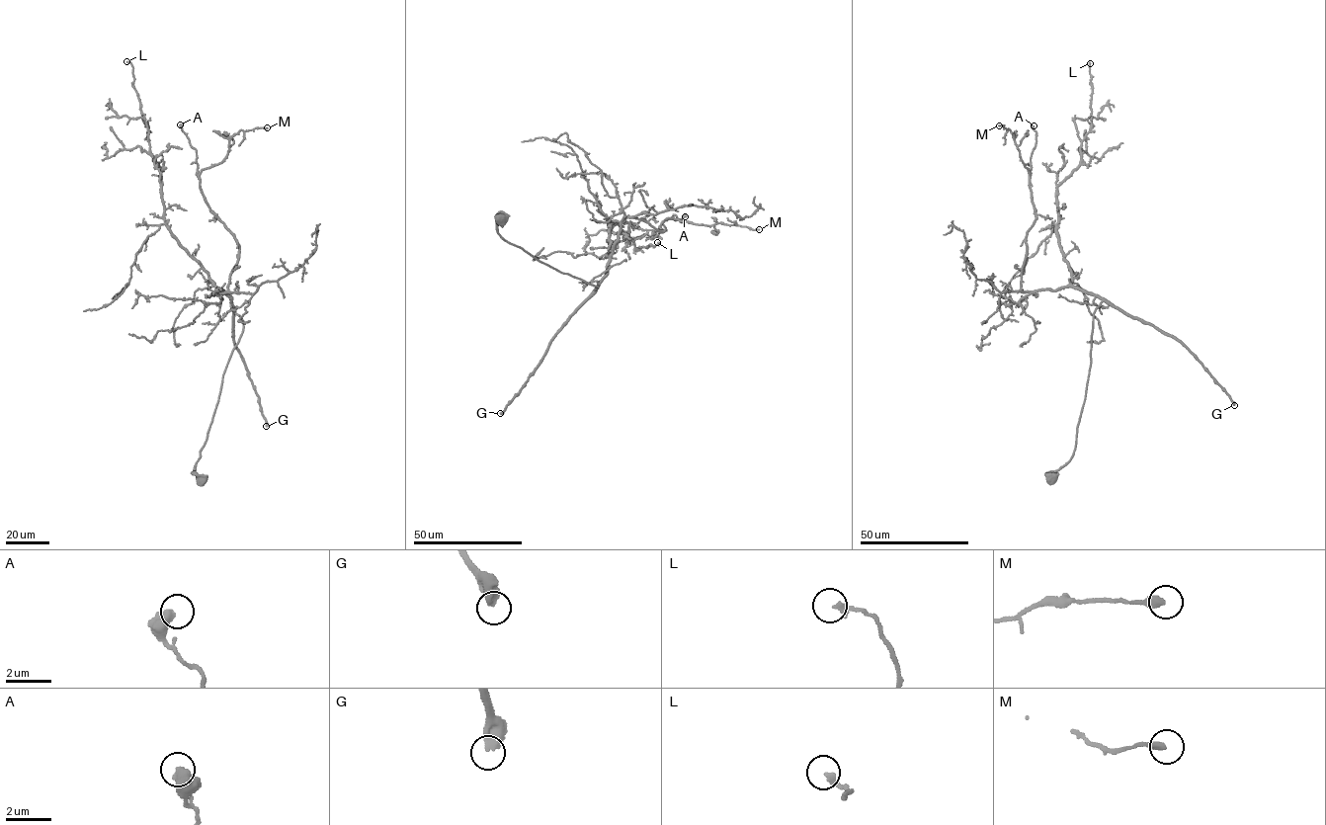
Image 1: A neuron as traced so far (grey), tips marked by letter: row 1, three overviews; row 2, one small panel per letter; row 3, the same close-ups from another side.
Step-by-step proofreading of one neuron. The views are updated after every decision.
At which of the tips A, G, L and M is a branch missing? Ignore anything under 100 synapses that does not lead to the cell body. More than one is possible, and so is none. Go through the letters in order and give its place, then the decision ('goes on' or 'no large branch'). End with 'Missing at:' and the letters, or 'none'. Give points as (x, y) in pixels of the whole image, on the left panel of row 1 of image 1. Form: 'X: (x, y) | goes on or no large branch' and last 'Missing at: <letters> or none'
A: (180, 124) | no large branch
G: (266, 426) | goes on
L: (126, 61) | no large branch
M: (267, 127) | no large branch
Missing at: G

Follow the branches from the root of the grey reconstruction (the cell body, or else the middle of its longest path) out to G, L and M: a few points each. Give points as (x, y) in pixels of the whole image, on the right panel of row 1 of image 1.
G: (1052, 478), (1070, 459), (1075, 449), (1091, 365), (1093, 313), (1103, 301), (1175, 337), (1234, 405)
L: (1052, 478), (1075, 449), (1103, 300), (1071, 286), (1056, 226), (1057, 186), (1079, 166), (1092, 124), (1090, 63)
M: (1052, 478), (1075, 449), (1103, 300), (1070, 287), (1022, 291), (1035, 213), (1029, 169), (999, 125)

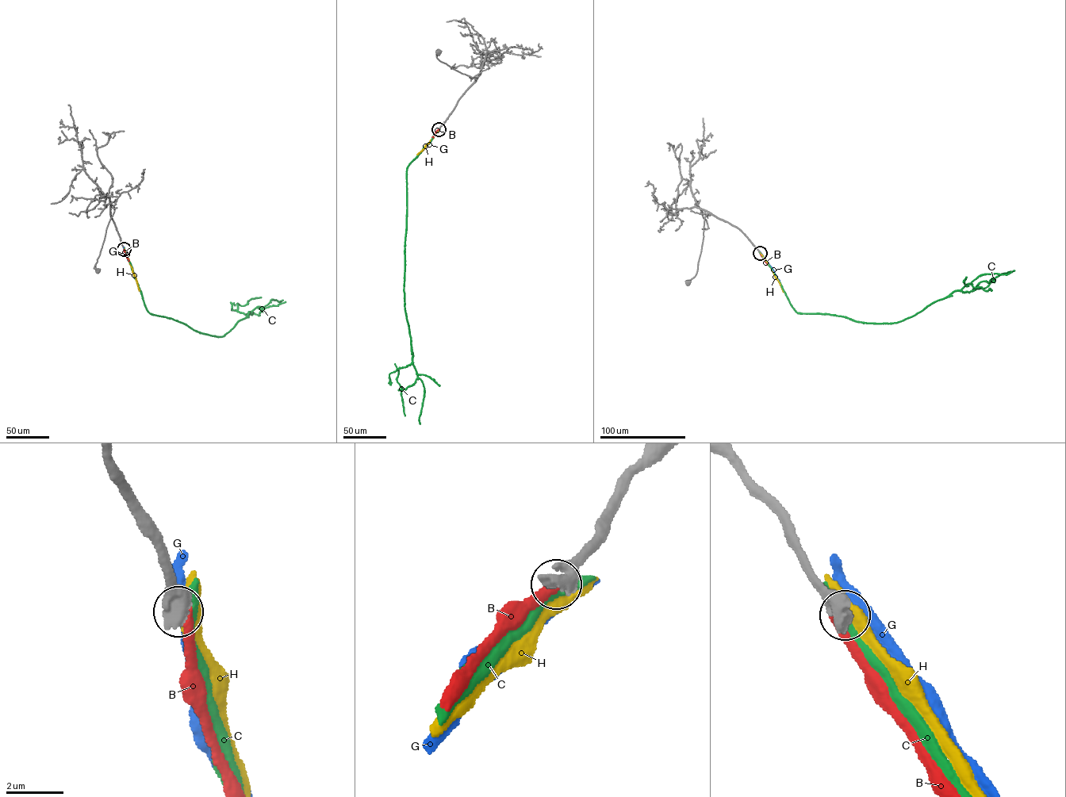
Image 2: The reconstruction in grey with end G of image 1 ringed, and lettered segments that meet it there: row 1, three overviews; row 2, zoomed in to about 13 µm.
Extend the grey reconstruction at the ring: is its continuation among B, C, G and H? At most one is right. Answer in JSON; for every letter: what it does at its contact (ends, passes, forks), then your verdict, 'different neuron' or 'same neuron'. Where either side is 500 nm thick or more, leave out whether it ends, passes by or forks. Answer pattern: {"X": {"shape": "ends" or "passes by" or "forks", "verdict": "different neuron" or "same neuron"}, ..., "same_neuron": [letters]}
{"B": {"verdict": "different neuron"}, "C": {"verdict": "different neuron"}, "G": {"verdict": "different neuron"}, "H": {"shape": "ends", "verdict": "different neuron"}, "same_neuron": []}

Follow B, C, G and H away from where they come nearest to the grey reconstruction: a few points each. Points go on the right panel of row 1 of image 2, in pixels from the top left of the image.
B: (760, 253), (767, 265)
C: (760, 253), (797, 312), (835, 314), (868, 323), (901, 321), (954, 291), (969, 292), (980, 282), (1014, 270)
G: (760, 253), (780, 280)
H: (760, 253), (784, 292)

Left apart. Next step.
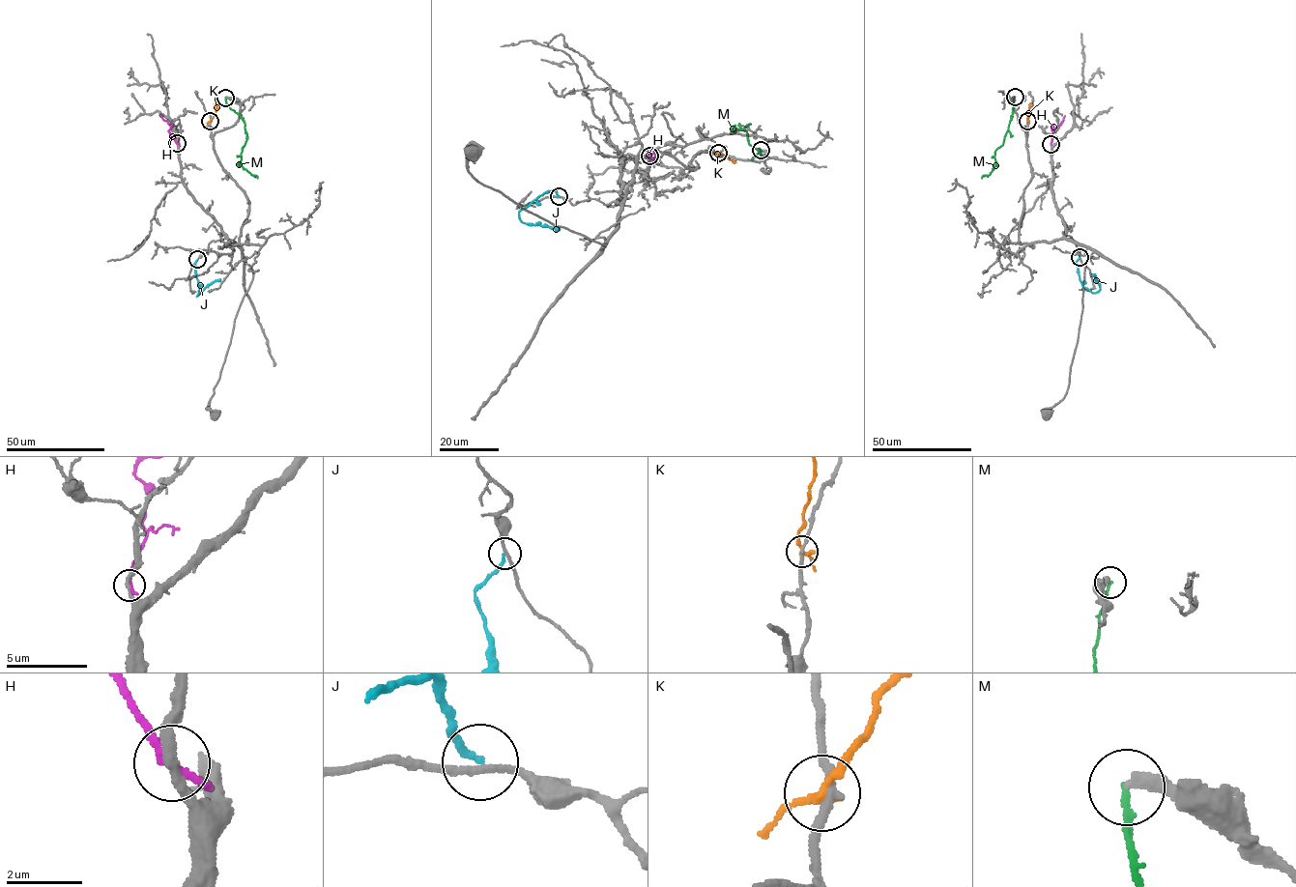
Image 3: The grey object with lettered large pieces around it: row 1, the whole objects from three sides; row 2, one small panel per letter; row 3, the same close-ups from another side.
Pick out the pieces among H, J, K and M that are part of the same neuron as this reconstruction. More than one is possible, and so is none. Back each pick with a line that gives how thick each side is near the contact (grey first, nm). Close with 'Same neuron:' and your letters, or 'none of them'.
Same neuron: none of them

